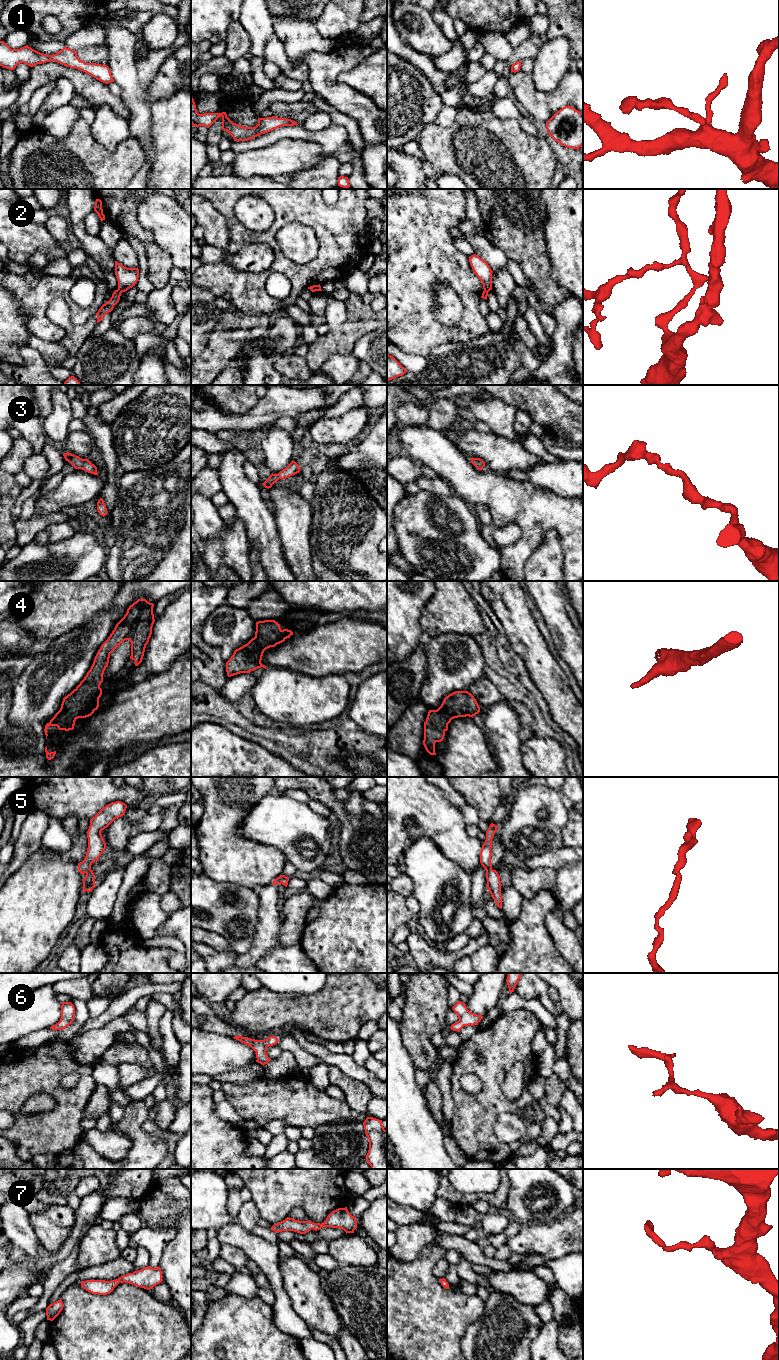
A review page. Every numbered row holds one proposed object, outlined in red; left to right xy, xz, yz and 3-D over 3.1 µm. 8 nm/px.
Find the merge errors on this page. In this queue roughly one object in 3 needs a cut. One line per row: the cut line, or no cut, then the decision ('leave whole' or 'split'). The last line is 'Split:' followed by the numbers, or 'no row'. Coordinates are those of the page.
1: no cut | leave whole
2: xy (117, 289), (121, 292) | split
3: no cut | leave whole
4: no cut | leave whole
5: no cut | leave whole
6: no cut | leave whole
7: no cut | leave whole
Split: 2

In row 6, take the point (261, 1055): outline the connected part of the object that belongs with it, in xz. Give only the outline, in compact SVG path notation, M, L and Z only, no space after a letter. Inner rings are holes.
M235 1036L233 1038L250 1046L256 1052L256 1062L262 1064L263 1066L271 1060L266 1053L267 1048L279 1042L276 1036L270 1036L264 1040L255 1040L242 1036Z

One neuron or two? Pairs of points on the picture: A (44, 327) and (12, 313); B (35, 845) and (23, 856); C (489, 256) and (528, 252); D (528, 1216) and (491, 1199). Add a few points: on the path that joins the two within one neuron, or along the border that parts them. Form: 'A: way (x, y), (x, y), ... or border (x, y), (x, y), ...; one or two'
A: border (15, 296), (20, 305), (20, 313), (30, 332); two
B: way (32, 847), (26, 853); one
C: border (494, 244), (508, 258); two
D: border (509, 1183), (505, 1207); two

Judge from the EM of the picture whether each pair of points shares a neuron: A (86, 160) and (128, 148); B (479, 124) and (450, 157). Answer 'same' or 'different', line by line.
A: same
B: same

